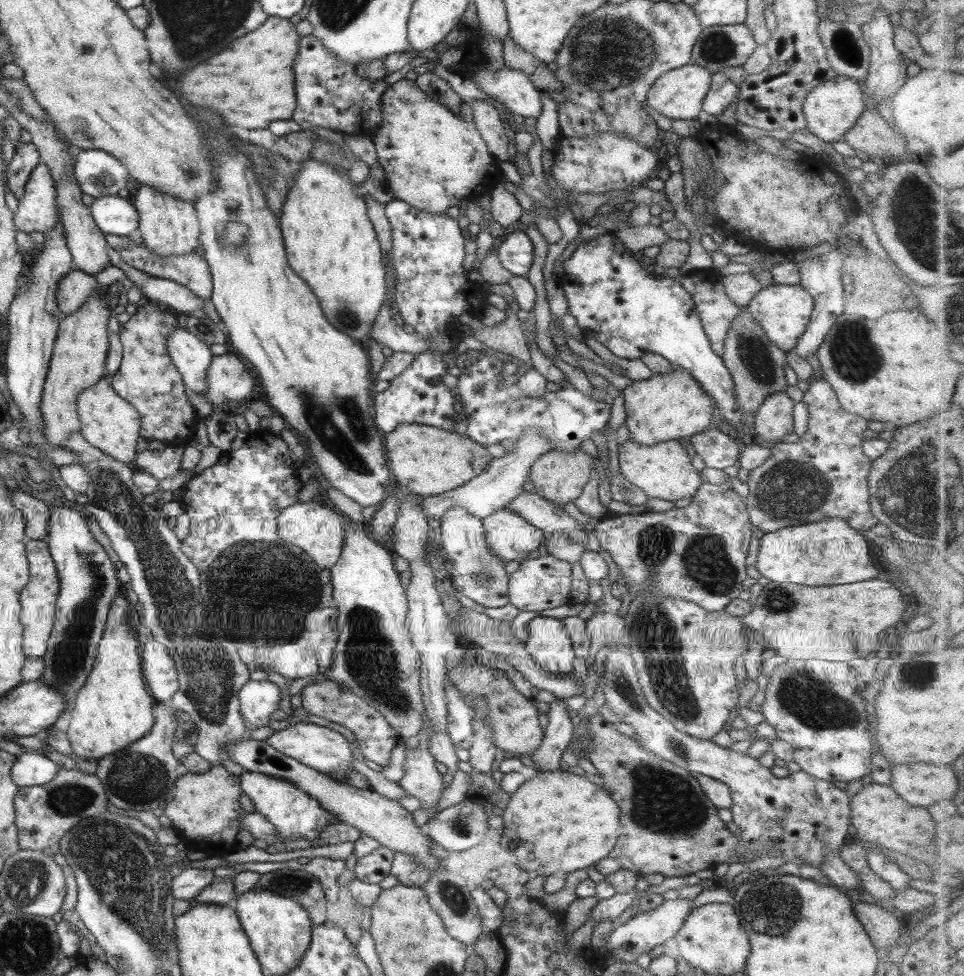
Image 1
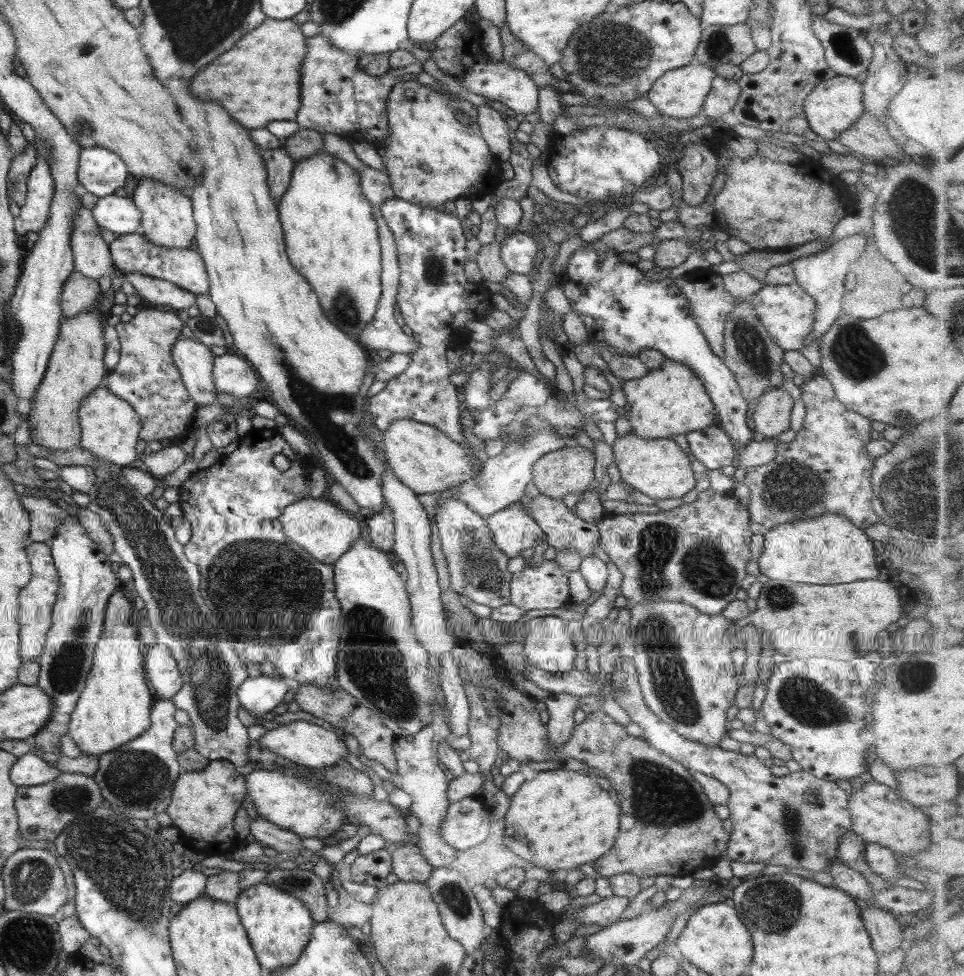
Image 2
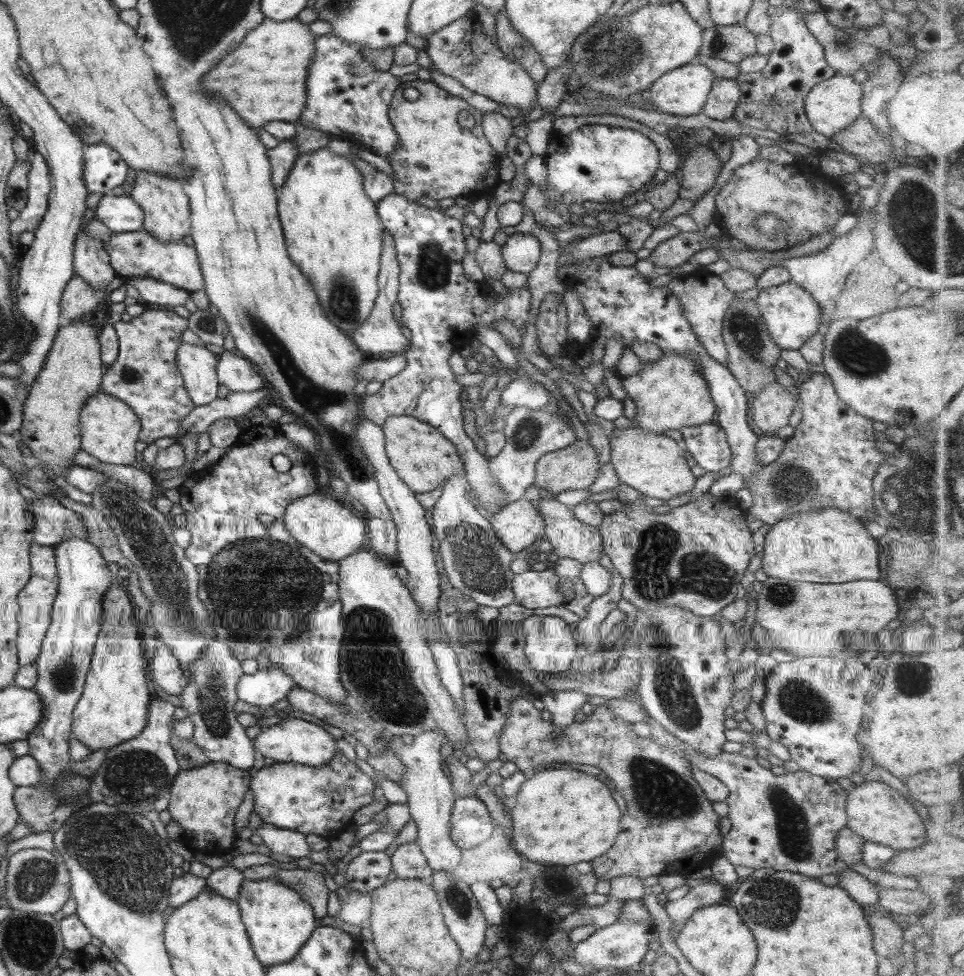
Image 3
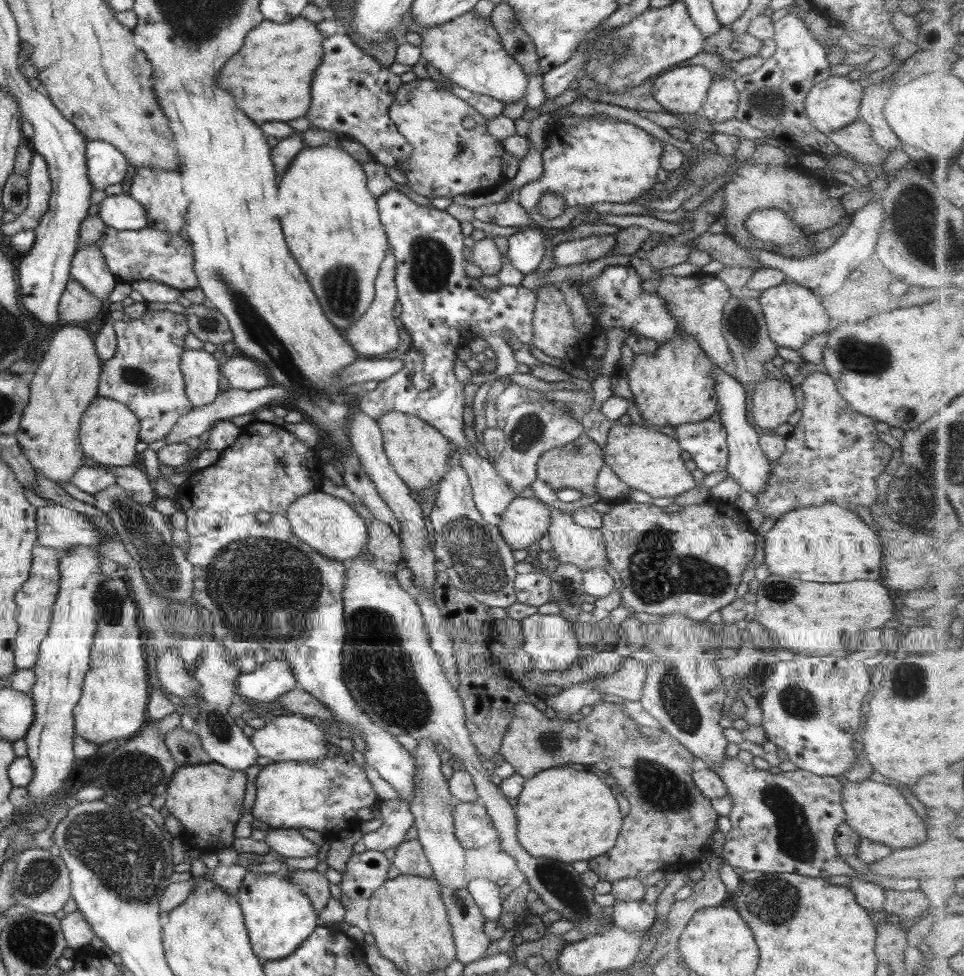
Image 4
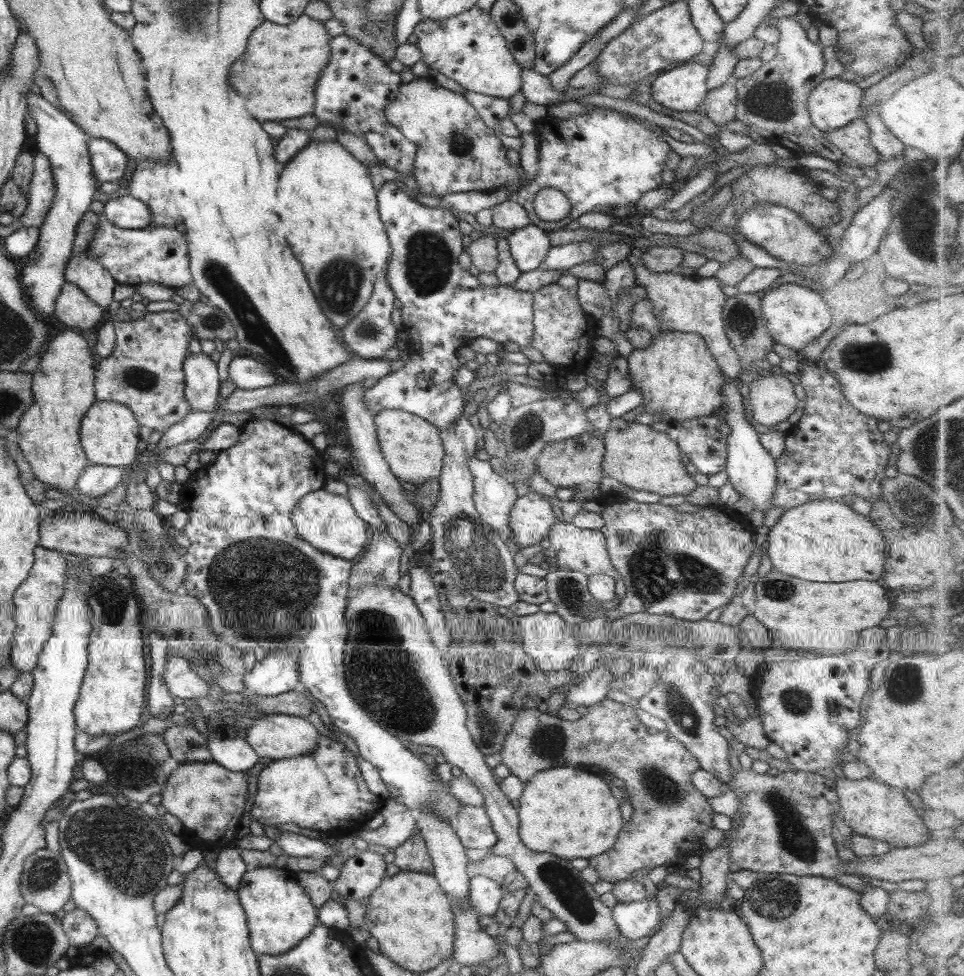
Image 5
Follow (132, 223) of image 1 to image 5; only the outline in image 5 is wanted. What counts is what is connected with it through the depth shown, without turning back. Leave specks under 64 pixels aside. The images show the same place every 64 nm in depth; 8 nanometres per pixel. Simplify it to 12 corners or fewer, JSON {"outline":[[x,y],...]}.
{"outline":[[128,195],[103,203],[101,216],[123,229],[151,222]]}

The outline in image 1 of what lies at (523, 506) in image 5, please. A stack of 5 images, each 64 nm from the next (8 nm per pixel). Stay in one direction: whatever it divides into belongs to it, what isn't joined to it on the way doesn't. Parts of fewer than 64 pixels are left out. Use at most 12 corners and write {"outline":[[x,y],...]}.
{"outline":[[507,508],[481,522],[505,563],[527,559],[543,531]]}

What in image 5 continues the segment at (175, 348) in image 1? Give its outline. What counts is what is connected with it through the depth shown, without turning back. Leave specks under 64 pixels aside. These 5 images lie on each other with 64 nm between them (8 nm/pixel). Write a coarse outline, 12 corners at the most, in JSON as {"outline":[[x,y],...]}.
{"outline":[[212,356],[183,361],[190,411],[213,414],[219,378]]}

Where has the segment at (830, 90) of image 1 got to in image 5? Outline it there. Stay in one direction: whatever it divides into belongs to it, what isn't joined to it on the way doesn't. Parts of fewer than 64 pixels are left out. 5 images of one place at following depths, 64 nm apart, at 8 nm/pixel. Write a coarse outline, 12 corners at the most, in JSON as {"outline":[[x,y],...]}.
{"outline":[[823,79],[807,110],[821,133],[857,117],[863,90],[856,81]]}

